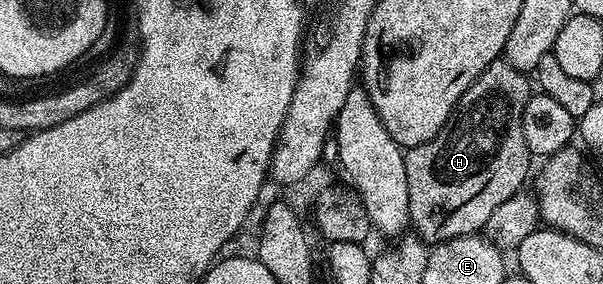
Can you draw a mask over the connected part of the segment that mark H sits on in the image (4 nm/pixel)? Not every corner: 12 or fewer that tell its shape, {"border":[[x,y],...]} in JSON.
{"border":[[492,60],[448,122],[405,152],[409,218],[433,232],[493,180],[529,176],[530,77]]}

